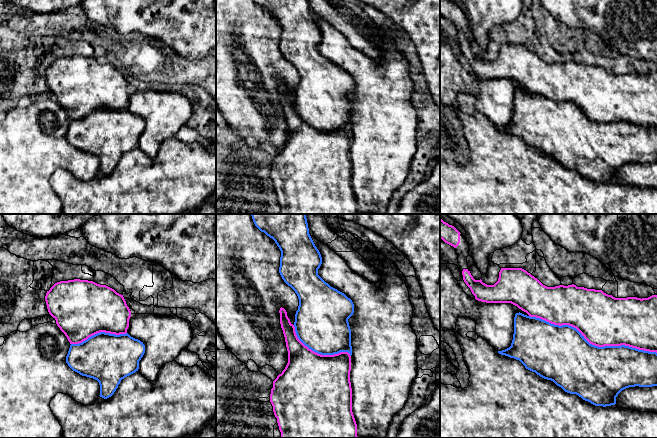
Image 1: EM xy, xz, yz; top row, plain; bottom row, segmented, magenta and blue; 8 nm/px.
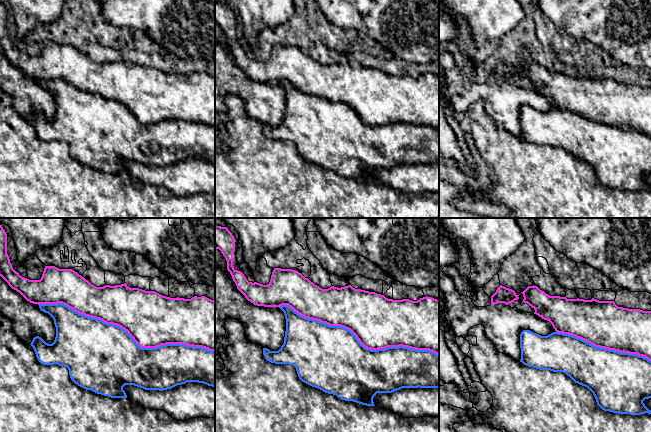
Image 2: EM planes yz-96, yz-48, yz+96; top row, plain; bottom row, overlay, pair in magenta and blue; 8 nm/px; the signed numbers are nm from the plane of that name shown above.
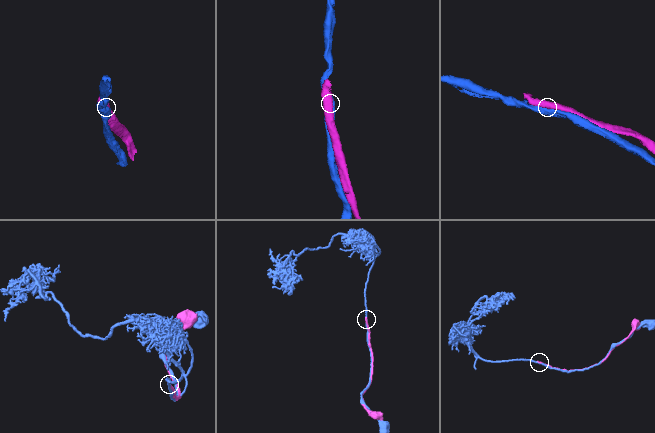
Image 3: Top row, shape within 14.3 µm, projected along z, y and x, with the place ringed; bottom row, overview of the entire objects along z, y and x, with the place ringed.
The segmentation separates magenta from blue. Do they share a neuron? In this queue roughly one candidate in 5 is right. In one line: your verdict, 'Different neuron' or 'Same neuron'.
Different neuron

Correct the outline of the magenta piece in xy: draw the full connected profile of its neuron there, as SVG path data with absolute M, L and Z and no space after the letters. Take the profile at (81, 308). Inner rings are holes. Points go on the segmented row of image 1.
M88 280L55 283L45 296L49 314L70 344L100 333L126 334L131 311L123 295Z

